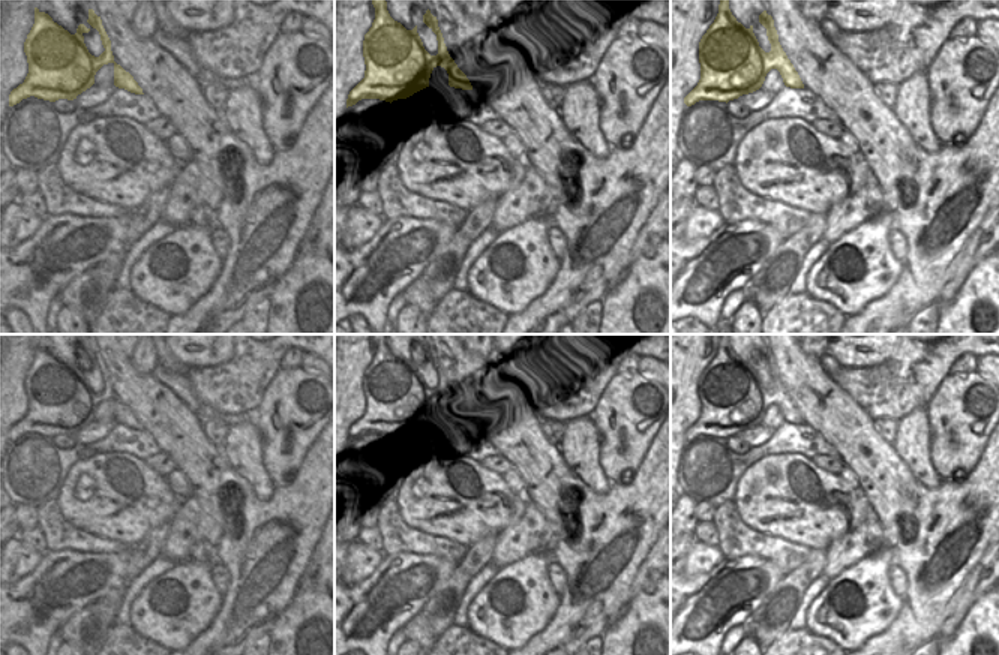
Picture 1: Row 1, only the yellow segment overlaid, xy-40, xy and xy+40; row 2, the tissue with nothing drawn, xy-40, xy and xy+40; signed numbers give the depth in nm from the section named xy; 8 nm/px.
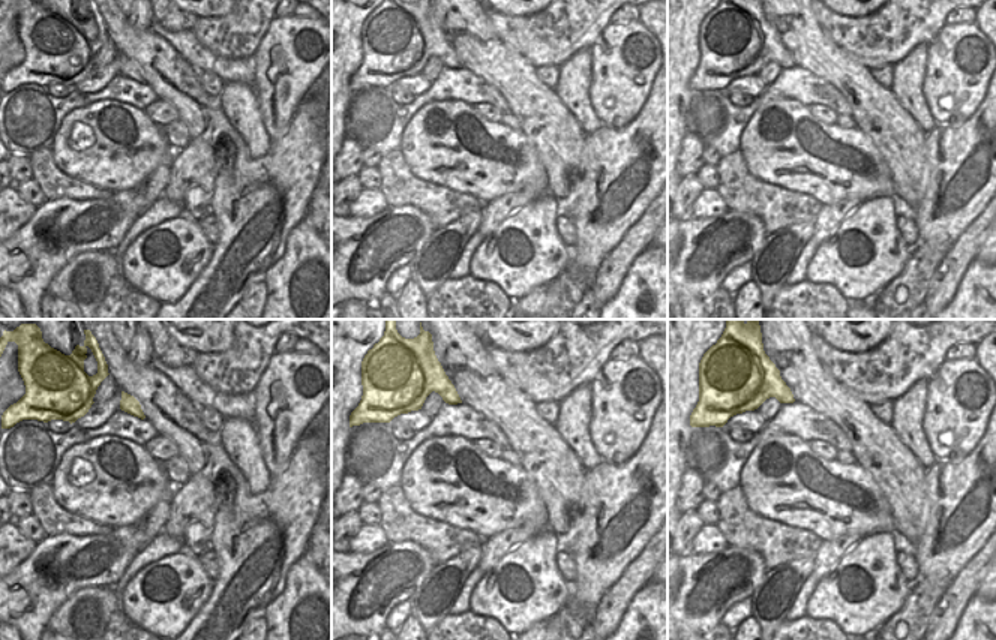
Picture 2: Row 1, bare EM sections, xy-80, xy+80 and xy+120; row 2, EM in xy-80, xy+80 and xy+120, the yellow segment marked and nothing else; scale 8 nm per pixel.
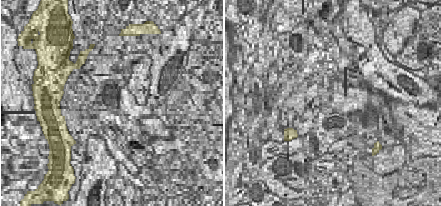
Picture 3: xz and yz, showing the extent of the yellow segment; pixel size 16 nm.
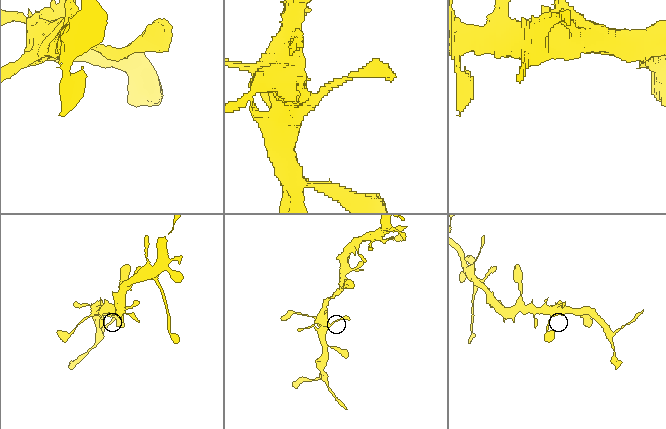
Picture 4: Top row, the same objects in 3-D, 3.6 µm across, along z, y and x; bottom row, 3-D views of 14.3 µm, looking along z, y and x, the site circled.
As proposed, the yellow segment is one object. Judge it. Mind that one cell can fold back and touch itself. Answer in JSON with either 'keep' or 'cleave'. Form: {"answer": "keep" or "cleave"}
{"answer": "keep"}

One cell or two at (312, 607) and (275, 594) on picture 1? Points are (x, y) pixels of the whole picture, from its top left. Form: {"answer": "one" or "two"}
{"answer": "two"}

